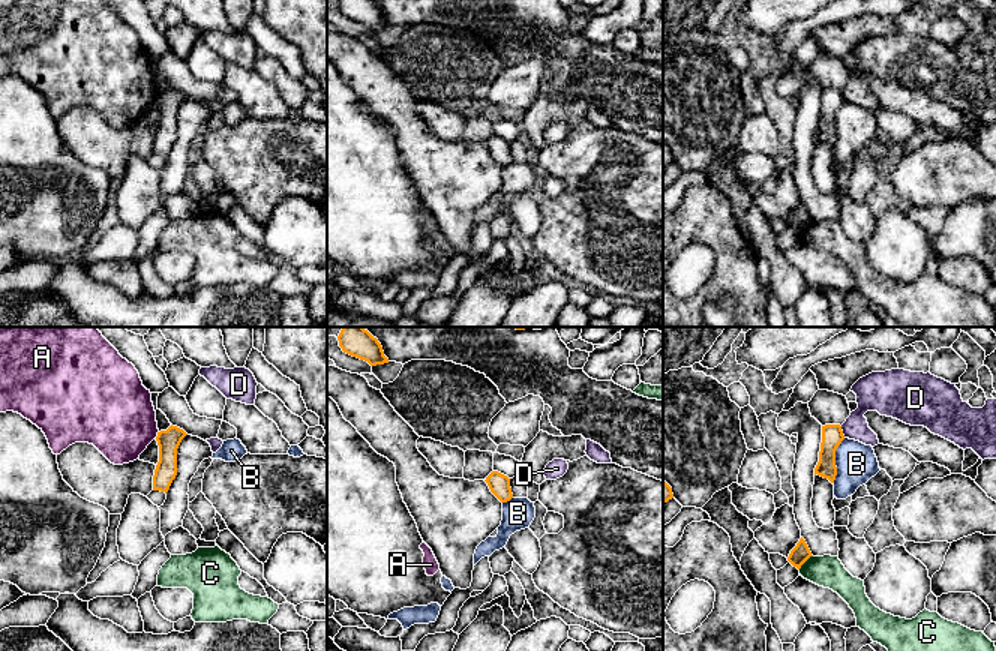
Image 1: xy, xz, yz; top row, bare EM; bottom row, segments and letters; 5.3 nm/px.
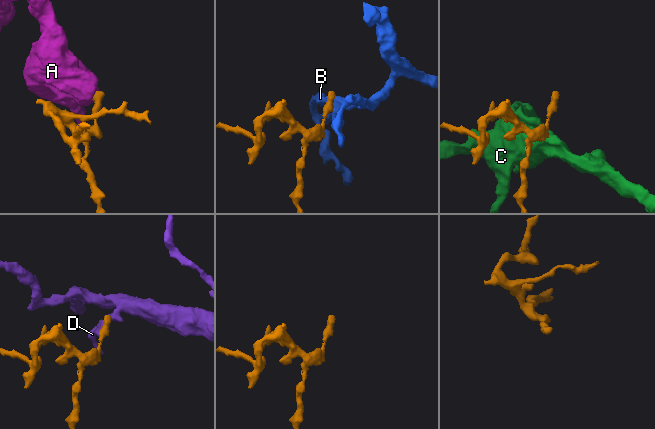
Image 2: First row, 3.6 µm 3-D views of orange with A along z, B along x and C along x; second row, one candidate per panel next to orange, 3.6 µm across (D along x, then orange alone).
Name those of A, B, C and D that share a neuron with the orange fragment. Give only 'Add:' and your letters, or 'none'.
Add: none

